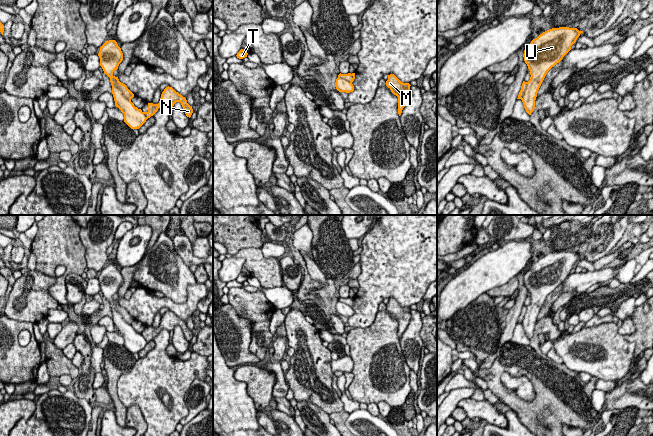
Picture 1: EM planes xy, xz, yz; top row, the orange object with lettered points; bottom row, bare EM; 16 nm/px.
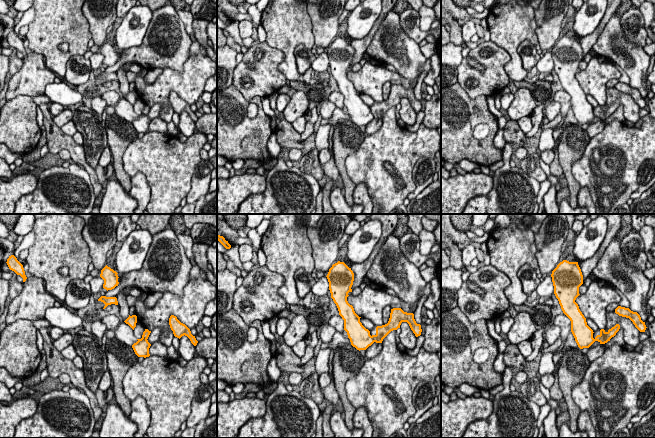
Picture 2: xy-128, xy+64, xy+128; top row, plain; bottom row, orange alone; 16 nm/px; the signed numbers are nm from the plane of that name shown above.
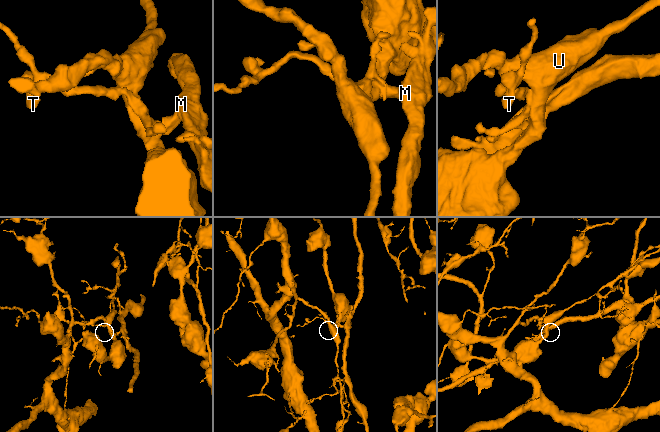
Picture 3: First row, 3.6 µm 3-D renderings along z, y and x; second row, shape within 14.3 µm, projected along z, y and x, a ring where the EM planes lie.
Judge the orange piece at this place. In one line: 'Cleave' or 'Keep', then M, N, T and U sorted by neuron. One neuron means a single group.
Cleave. Groups: M N T / U

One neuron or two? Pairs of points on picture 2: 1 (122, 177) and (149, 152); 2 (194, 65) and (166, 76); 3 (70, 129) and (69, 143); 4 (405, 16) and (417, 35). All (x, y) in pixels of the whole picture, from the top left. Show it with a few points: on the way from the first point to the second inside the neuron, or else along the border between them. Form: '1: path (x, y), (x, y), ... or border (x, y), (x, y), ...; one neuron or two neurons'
1: border (126, 149), (122, 156), (122, 166), (130, 177); two neurons
2: path (187, 72), (183, 76), (173, 76); one neuron
3: border (60, 127), (65, 133), (72, 136); two neurons
4: path (407, 21), (413, 30); one neuron

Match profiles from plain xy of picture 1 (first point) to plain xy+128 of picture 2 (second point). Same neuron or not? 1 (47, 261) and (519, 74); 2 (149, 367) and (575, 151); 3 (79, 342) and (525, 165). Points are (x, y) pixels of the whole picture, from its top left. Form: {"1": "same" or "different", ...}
{"1": "same", "2": "different", "3": "same"}

